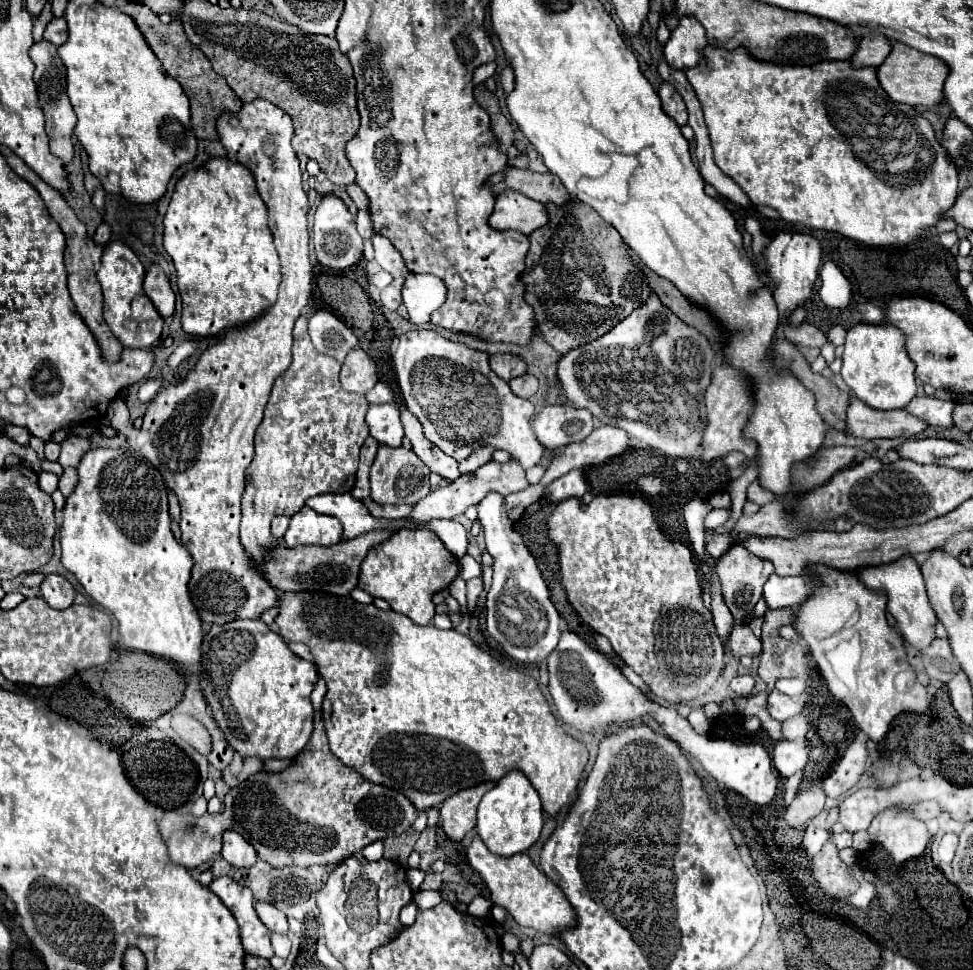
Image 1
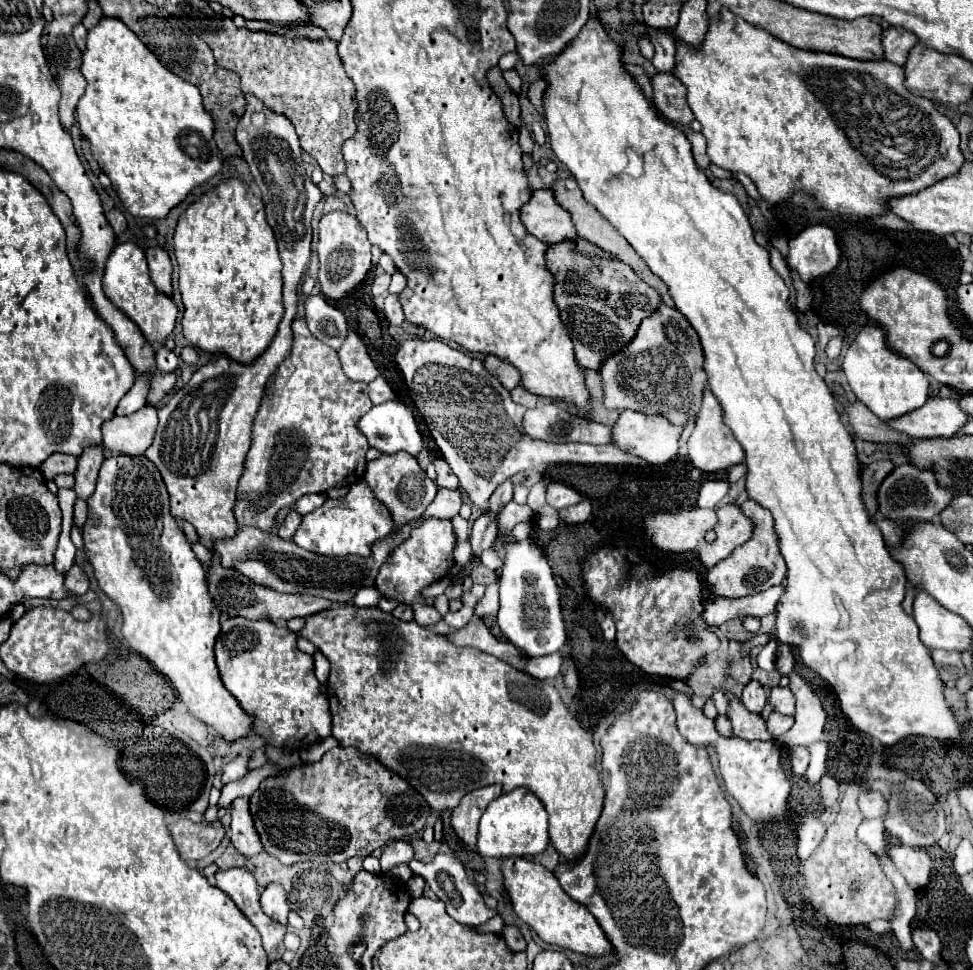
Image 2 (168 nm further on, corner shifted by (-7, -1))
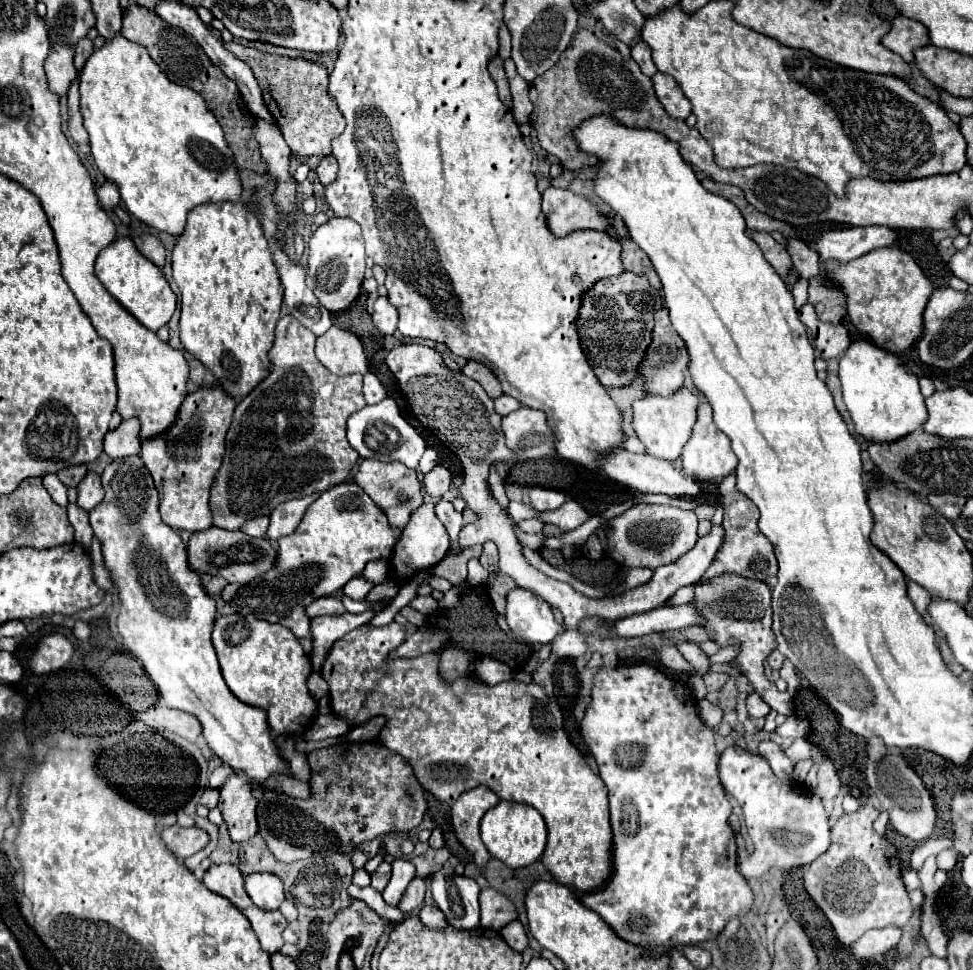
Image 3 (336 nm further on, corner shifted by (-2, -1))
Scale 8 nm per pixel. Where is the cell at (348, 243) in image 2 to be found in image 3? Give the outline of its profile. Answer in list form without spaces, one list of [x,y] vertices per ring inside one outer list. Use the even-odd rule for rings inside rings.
[[[331,218],[319,226],[309,240],[309,264],[307,264],[307,286],[315,292],[319,302],[329,312],[345,310],[359,294],[364,280],[366,251],[363,246],[361,228],[349,218]]]

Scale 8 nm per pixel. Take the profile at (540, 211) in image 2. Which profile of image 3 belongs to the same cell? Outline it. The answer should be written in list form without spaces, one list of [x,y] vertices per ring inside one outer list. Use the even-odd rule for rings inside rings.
[[[549,186],[543,192],[543,212],[555,236],[565,236],[571,230],[607,230],[609,214],[601,212],[589,198],[573,194],[567,188]]]

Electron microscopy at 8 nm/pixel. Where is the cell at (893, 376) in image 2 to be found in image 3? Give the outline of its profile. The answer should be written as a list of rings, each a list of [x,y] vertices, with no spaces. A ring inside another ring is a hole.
[[[857,340],[839,360],[839,378],[843,400],[855,424],[855,434],[869,442],[895,442],[927,420],[925,398],[919,392],[919,382],[913,372],[907,372],[899,358],[877,348],[867,340]]]

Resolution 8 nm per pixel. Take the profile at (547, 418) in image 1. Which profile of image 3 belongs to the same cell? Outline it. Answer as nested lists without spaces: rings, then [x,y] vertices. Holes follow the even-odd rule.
[[[521,406],[503,416],[501,428],[505,432],[507,448],[521,458],[543,458],[555,454],[555,438],[541,410]]]

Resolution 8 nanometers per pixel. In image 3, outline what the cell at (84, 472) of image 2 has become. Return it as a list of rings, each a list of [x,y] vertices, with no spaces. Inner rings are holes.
[[[89,472],[87,478],[83,478],[83,482],[77,486],[77,492],[79,492],[77,504],[87,512],[91,512],[105,496],[105,490],[101,486],[101,478],[95,472]]]

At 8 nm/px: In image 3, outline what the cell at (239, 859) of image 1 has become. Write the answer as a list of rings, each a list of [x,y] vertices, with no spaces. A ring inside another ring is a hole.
[[[233,774],[229,776],[223,786],[219,788],[219,804],[217,808],[223,814],[223,820],[229,828],[229,834],[235,842],[245,842],[257,834],[257,798],[253,796],[253,790],[249,786],[249,780],[243,774]]]

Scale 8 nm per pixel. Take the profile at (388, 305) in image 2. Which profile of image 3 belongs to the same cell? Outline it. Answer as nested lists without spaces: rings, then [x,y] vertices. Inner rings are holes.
[[[377,298],[371,318],[381,334],[393,334],[397,330],[397,310],[389,304],[387,298]]]

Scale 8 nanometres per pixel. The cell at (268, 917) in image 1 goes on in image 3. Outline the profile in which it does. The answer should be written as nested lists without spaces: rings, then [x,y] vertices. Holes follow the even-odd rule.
[[[253,872],[245,876],[245,890],[251,900],[263,910],[277,910],[285,900],[283,882],[271,872]]]

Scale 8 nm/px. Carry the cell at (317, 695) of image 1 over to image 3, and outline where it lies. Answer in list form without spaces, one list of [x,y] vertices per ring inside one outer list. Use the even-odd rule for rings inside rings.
[[[355,482],[337,484],[337,486],[321,492],[321,496],[313,504],[309,504],[301,524],[297,526],[297,530],[293,534],[277,540],[277,562],[275,562],[277,570],[267,570],[265,574],[259,576],[259,580],[251,580],[247,584],[231,582],[221,590],[221,598],[229,606],[233,606],[239,614],[251,614],[259,620],[287,626],[297,638],[311,638],[311,630],[309,630],[311,620],[305,614],[305,608],[313,600],[331,596],[333,592],[341,590],[351,578],[361,576],[367,562],[381,560],[381,558],[389,560],[393,554],[393,548],[399,540],[399,534],[401,534],[401,530],[397,530],[389,524],[383,510]],[[303,566],[315,566],[319,570],[299,570]]]

